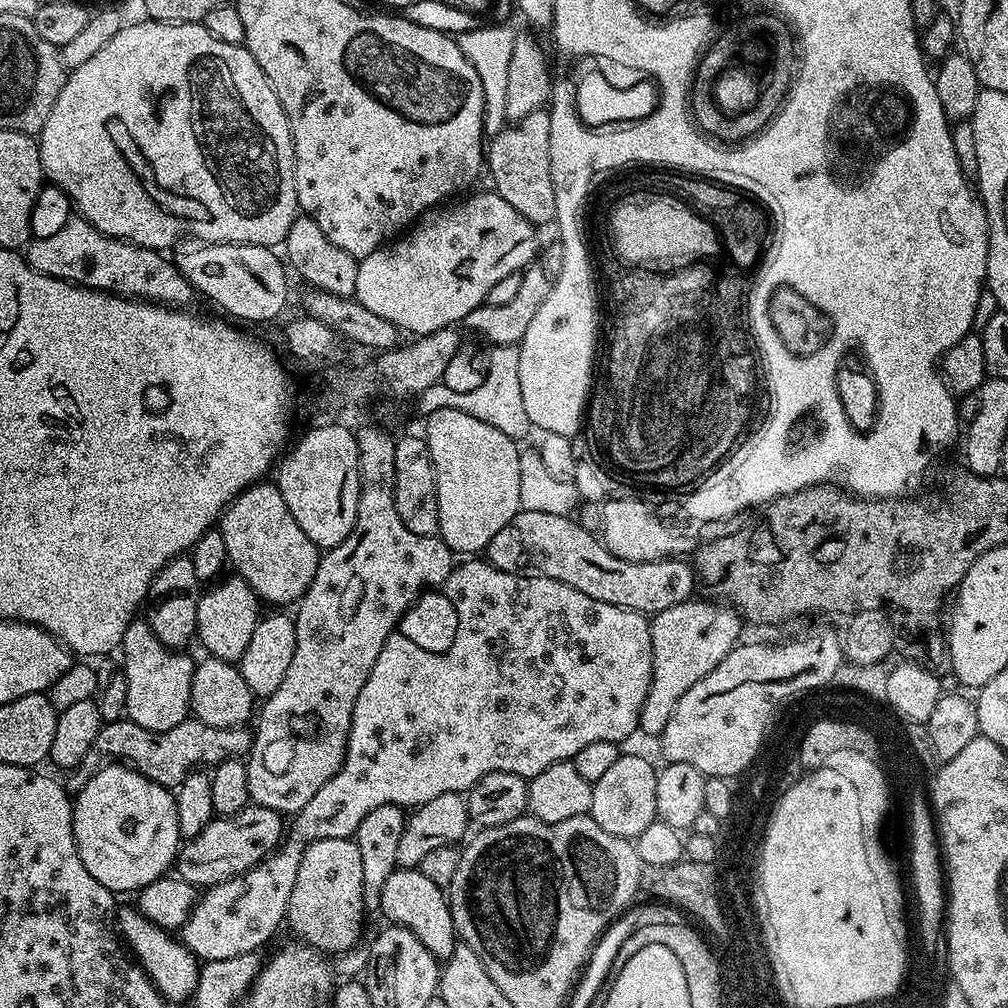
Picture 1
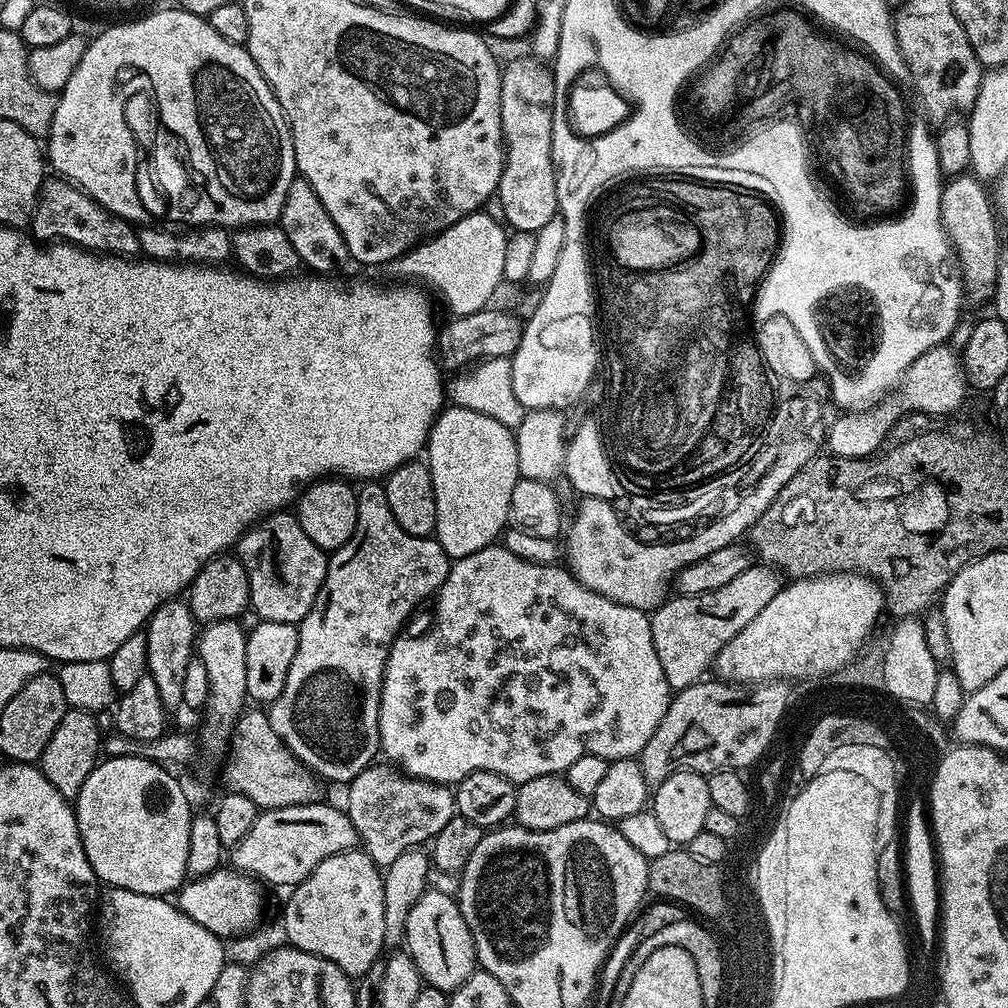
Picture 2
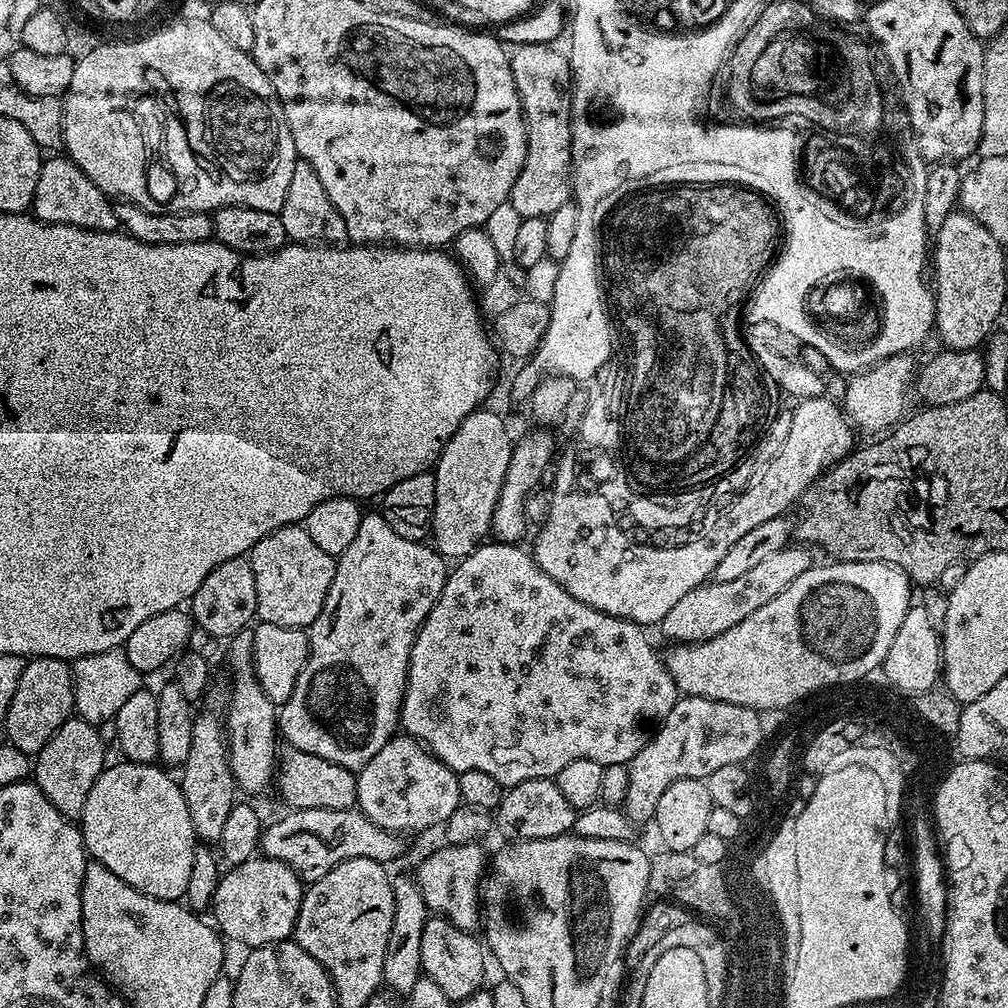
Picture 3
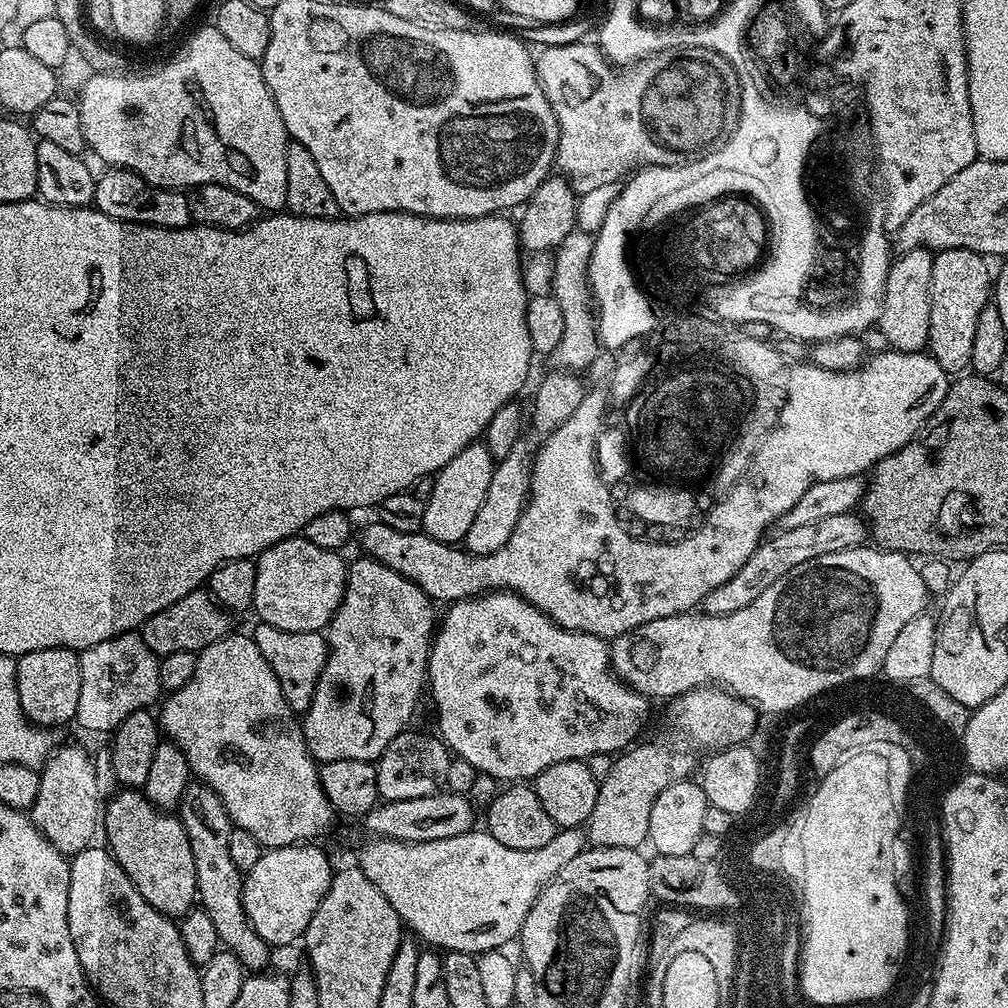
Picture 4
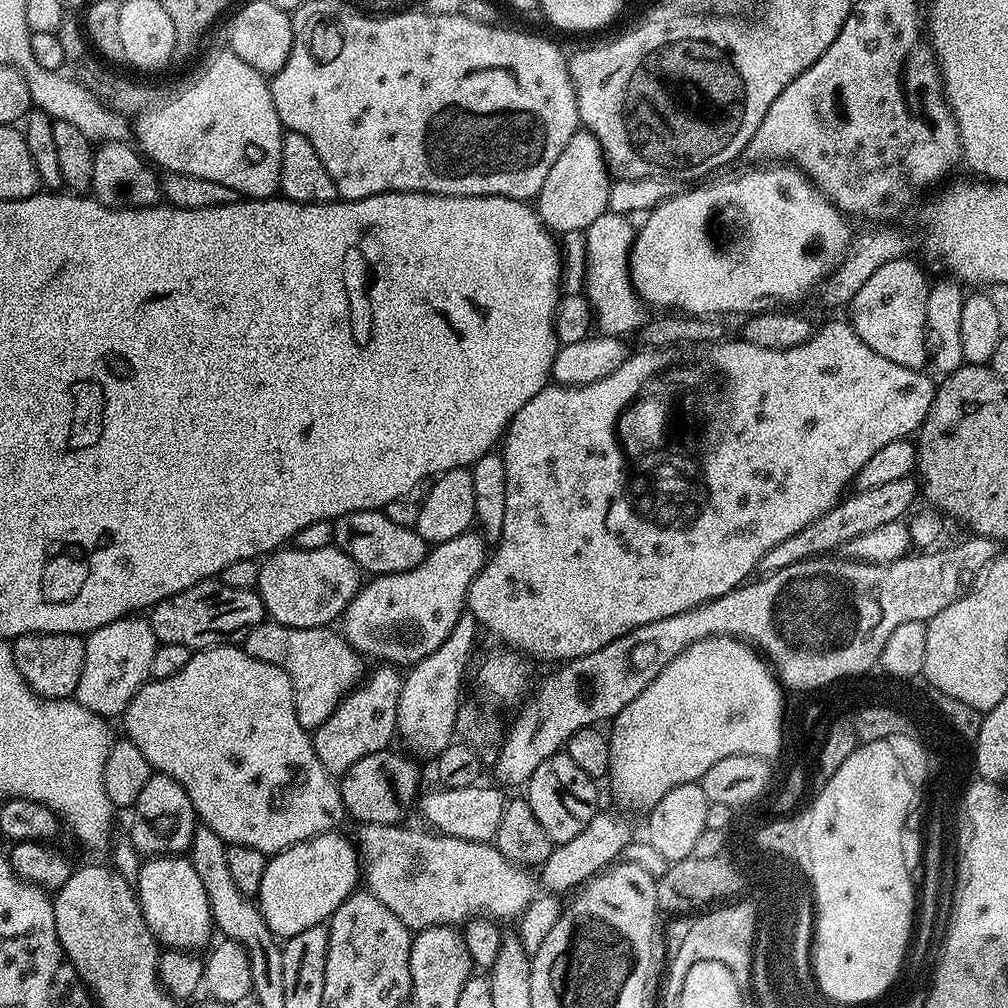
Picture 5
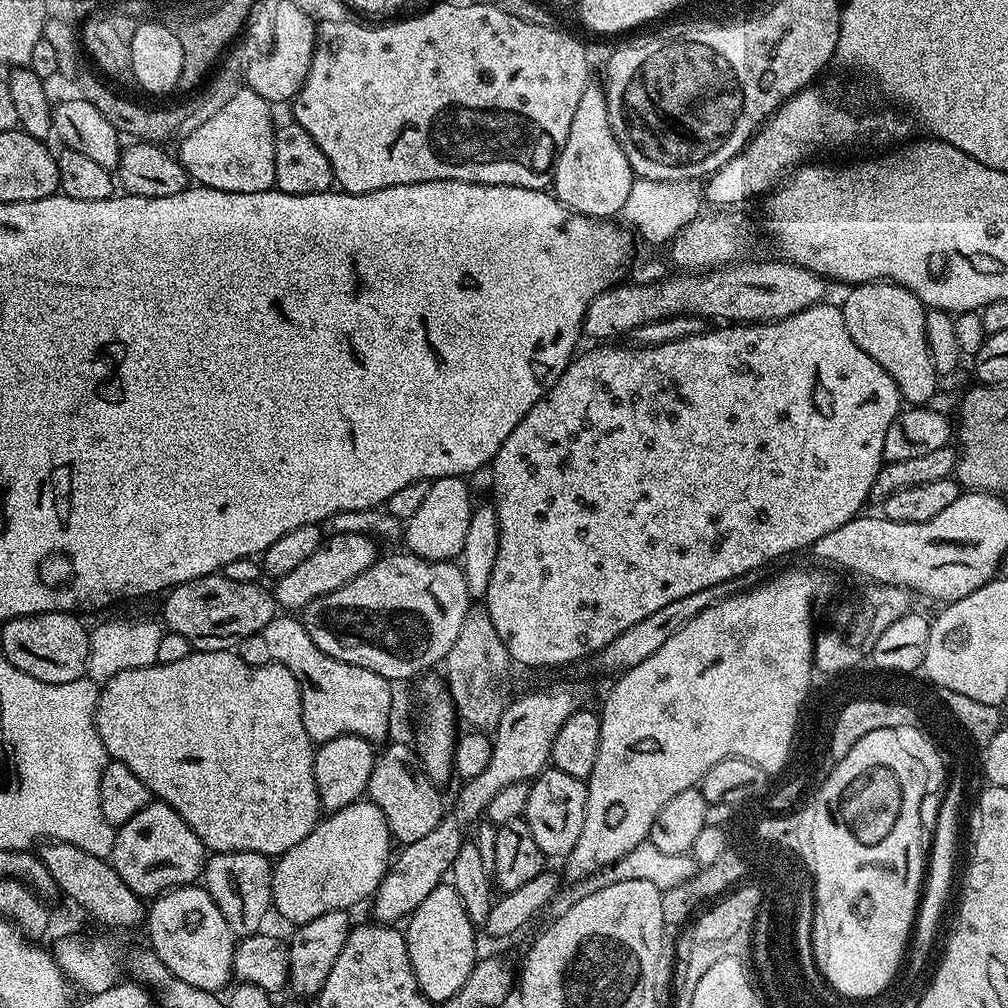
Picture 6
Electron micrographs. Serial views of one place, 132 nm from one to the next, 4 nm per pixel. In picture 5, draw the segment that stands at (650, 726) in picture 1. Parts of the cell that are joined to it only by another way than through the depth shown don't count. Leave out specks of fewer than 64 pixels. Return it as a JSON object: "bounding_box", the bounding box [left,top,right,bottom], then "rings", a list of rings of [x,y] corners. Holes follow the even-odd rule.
{"bounding_box":[759,476,918,574],"rings":[[[903,476],[883,486],[874,486],[874,490],[853,491],[826,514],[822,514],[822,518],[798,530],[798,534],[790,534],[786,542],[778,542],[774,550],[760,559],[759,571],[764,574],[777,572],[786,566],[794,566],[794,562],[799,560],[811,560],[835,553],[832,552],[835,548],[836,551],[843,549],[844,544],[850,542],[850,538],[858,538],[858,534],[870,534],[870,530],[878,530],[878,526],[886,526],[895,520],[903,521],[913,511],[912,503],[916,496],[918,500],[918,484],[912,476]]]}

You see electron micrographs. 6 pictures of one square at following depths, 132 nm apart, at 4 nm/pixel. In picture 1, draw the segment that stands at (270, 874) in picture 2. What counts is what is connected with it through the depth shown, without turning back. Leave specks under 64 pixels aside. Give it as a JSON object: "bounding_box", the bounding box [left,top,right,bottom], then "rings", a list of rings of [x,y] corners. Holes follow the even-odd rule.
{"bounding_box":[175,803,286,889],"rings":[[[249,803],[233,816],[216,816],[194,839],[187,841],[176,853],[175,875],[187,884],[195,884],[197,889],[213,888],[262,862],[280,847],[285,835],[286,820],[281,813]]]}

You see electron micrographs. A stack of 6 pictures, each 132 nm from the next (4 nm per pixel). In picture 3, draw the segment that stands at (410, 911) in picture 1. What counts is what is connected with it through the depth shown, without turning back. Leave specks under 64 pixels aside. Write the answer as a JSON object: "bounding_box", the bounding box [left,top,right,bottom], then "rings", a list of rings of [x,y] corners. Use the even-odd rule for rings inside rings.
{"bounding_box":[422,915,484,1002],"rings":[[[433,915],[422,930],[422,972],[429,976],[446,994],[446,998],[459,1002],[470,998],[470,994],[481,991],[484,984],[484,952],[483,943],[475,940],[472,932],[464,932],[454,926],[443,916]]]}

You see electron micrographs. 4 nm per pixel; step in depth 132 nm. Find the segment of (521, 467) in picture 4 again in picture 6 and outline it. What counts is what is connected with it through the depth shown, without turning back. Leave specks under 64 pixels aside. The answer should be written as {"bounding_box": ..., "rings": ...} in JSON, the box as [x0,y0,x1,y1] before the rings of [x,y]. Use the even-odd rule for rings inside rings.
{"bounding_box":[302,550,469,682],"rings":[[[401,550],[397,556],[381,555],[365,572],[358,574],[358,578],[346,582],[346,586],[311,600],[302,610],[302,623],[310,638],[314,638],[314,646],[330,654],[330,658],[374,670],[374,674],[382,674],[382,678],[397,682],[411,676],[419,677],[424,674],[419,672],[446,660],[469,607],[466,578],[459,563],[423,560],[421,556]]]}

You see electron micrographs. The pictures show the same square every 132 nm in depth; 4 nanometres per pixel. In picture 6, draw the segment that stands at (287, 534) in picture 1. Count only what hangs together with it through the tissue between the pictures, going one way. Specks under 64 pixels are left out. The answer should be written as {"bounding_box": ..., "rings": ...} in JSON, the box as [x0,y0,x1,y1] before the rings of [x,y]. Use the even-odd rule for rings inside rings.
{"bounding_box":[274,532,378,610],"rings":[[[351,532],[350,534],[338,534],[328,536],[306,562],[302,562],[295,570],[290,570],[290,574],[282,574],[275,581],[274,595],[277,605],[284,610],[303,610],[305,606],[314,598],[322,598],[358,578],[378,559],[377,541],[371,536],[361,532]]]}

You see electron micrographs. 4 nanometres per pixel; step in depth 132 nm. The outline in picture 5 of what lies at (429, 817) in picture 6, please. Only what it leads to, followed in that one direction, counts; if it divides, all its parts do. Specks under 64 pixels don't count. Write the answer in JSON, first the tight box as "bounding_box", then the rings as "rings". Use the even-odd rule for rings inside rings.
{"bounding_box":[338,751,421,824],"rings":[[[392,751],[366,754],[366,758],[358,758],[358,762],[354,762],[354,766],[339,777],[338,787],[344,811],[360,824],[400,824],[408,807],[417,803],[421,791],[420,772],[406,757]]]}

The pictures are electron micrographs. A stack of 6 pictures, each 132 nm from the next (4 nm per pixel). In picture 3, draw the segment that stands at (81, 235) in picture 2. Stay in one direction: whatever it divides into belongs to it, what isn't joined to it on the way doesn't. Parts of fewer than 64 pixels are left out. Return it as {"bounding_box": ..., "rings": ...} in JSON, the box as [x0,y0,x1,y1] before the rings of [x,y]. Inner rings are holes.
{"bounding_box":[31,154,120,232],"rings":[[[52,154],[40,165],[38,174],[38,186],[34,186],[34,198],[32,199],[31,215],[37,220],[47,224],[65,224],[66,226],[78,226],[86,230],[98,230],[99,232],[115,232],[120,228],[116,217],[116,209],[113,201],[104,195],[74,161],[64,154]]]}

